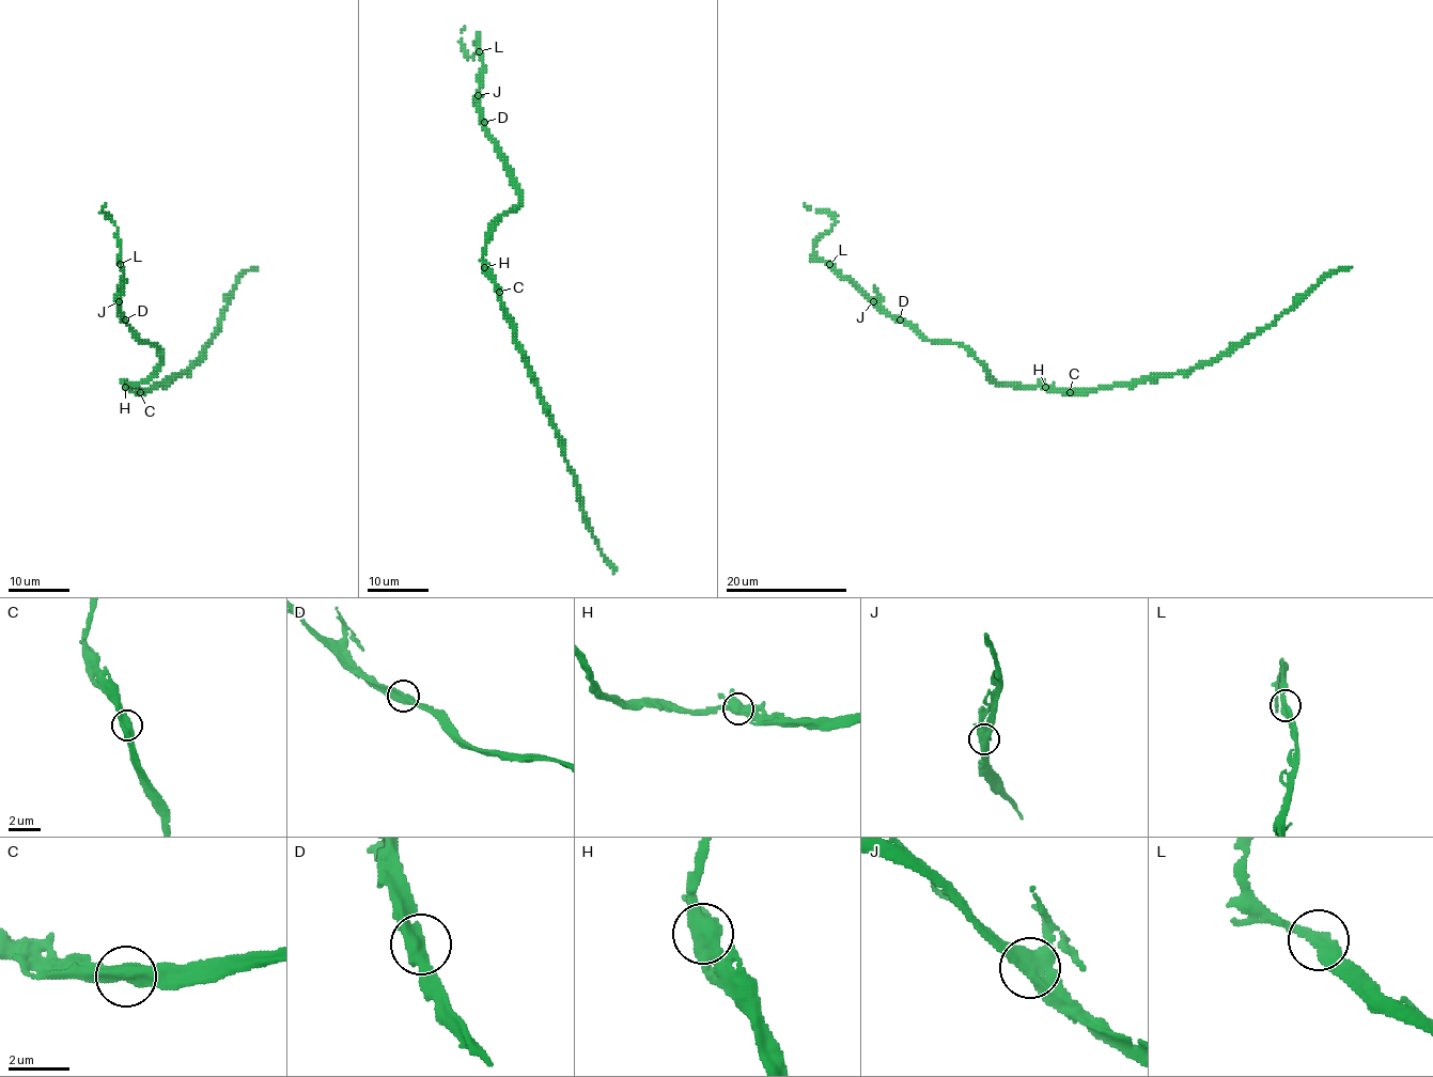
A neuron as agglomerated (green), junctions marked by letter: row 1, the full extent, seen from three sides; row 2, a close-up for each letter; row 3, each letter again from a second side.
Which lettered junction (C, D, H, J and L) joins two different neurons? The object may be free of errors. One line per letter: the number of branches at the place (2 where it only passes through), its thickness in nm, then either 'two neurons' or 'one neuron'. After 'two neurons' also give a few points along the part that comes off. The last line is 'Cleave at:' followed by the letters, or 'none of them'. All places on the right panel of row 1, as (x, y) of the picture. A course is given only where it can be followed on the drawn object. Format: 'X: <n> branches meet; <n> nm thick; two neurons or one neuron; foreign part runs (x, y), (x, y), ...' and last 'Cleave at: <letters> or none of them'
C: 2 branches meet; 550 nm thick; one neuron
D: 2 branches meet; 440 nm thick; one neuron
H: 4 branches meet; 500 nm thick; one neuron
J: 4 branches meet; 440 nm thick; one neuron
L: 2 branches meet; 340 nm thick; one neuron
Cleave at: none of them

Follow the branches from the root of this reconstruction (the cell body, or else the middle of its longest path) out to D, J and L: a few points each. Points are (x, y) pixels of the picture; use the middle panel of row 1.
D: (485, 263), (486, 237), (499, 220), (519, 203), (519, 196), (511, 181), (507, 158), (483, 121)
J: (485, 263), (486, 237), (499, 220), (519, 203), (519, 196), (511, 181), (507, 158), (483, 123), (478, 95)
L: (485, 263), (486, 237), (519, 203), (519, 196), (507, 158), (482, 119), (479, 84), (483, 61), (479, 51)

